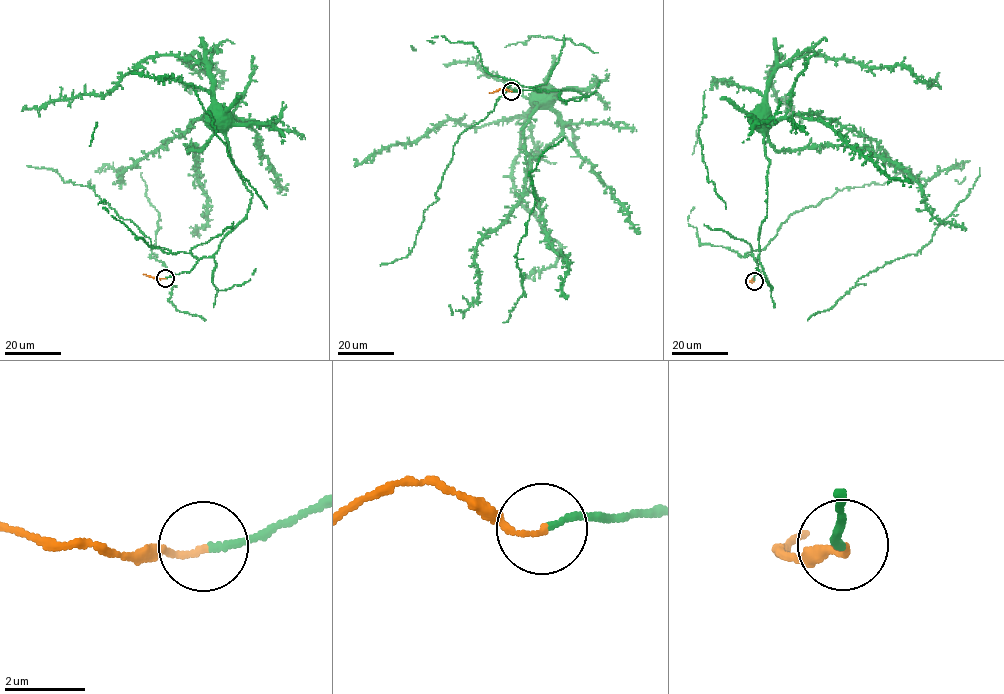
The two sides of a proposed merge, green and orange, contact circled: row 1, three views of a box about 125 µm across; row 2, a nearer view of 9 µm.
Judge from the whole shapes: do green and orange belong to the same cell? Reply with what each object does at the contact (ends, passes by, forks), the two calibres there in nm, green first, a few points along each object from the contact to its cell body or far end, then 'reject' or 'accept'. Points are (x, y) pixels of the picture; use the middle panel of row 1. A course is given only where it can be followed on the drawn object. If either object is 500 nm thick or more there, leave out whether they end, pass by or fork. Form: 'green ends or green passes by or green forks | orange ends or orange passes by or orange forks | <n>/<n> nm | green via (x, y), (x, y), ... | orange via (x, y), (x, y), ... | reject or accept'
green ends | orange ends | 170/140 nm | green via (511, 91), (565, 89), (587, 96), (563, 102), (540, 90), (540, 93) | orange via (511, 91), (500, 88), (489, 93) | accept

